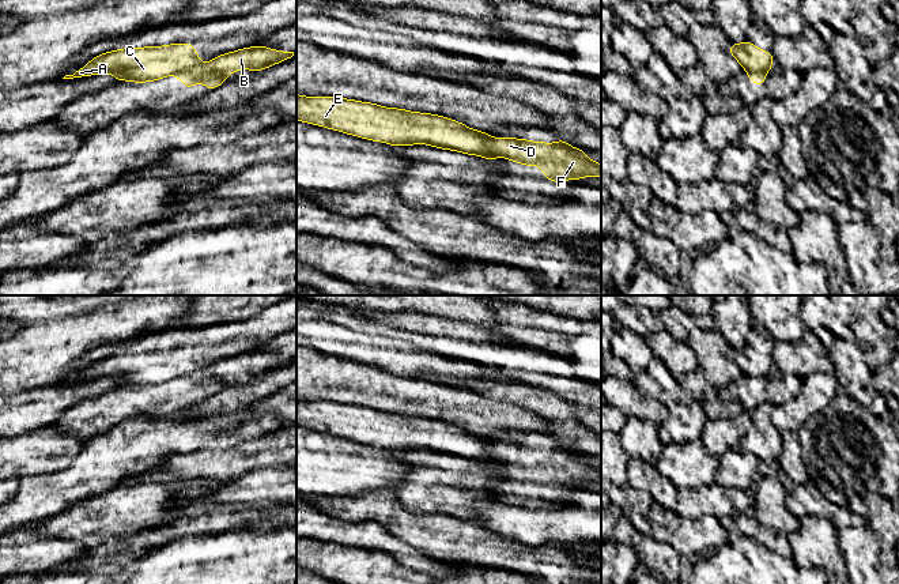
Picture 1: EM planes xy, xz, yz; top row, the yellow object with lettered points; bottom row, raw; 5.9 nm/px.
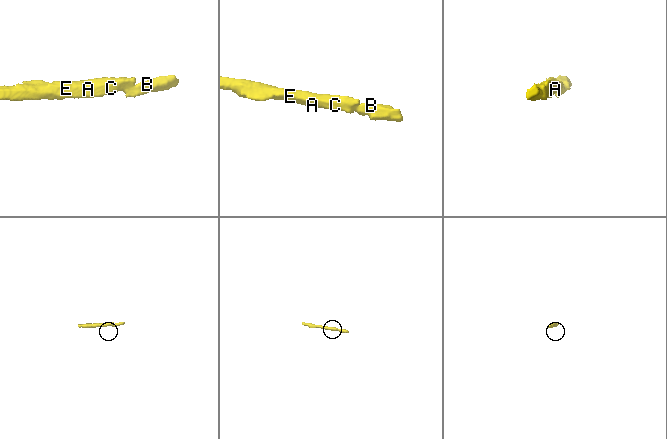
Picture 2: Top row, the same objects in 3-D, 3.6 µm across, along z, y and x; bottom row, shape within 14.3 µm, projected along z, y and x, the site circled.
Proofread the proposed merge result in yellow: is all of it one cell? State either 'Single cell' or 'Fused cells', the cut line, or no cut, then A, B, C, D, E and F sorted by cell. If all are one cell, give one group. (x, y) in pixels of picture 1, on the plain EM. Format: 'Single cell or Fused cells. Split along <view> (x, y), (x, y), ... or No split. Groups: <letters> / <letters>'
Fused cells. Split along xy (199, 369), (174, 379). Groups: A C E / B D F

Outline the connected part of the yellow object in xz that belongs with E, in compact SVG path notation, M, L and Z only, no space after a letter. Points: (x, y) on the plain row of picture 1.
M296 399L296 425L392 452L428 449L479 460L488 467L498 463L492 456L496 442L439 419L384 412L356 404Z

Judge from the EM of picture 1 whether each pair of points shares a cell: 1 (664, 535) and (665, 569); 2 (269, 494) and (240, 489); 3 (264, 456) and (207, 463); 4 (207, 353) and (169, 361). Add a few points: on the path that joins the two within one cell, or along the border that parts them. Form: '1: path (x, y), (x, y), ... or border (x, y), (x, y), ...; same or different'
1: border (650, 534), (667, 542), (680, 556); different
2: path (263, 489), (246, 489); same
3: path (250, 458), (233, 463), (221, 463); same
4: path (197, 353), (178, 361); same

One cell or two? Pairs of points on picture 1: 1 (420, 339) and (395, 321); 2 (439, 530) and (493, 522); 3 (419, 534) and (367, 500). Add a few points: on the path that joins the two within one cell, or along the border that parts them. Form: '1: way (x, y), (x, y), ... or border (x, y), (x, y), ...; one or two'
1: way (414, 332), (407, 326), (401, 326); one
2: border (482, 527), (512, 539); two
3: way (407, 526), (380, 507); one

